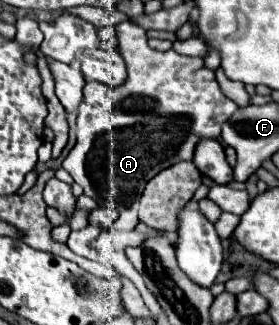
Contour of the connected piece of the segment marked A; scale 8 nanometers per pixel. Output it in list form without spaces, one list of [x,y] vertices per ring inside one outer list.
[[[126,20],[117,26],[119,54],[127,64],[127,82],[119,88],[105,86],[101,82],[86,81],[83,89],[83,102],[77,116],[77,144],[63,160],[63,168],[73,176],[73,180],[93,196],[101,206],[113,204],[119,210],[119,220],[111,226],[113,230],[133,230],[137,224],[139,198],[145,184],[161,170],[181,162],[191,160],[193,150],[203,138],[219,138],[223,122],[237,110],[237,104],[229,100],[217,80],[215,72],[203,66],[201,58],[191,58],[177,54],[175,50],[157,52],[149,48],[145,30]]]

